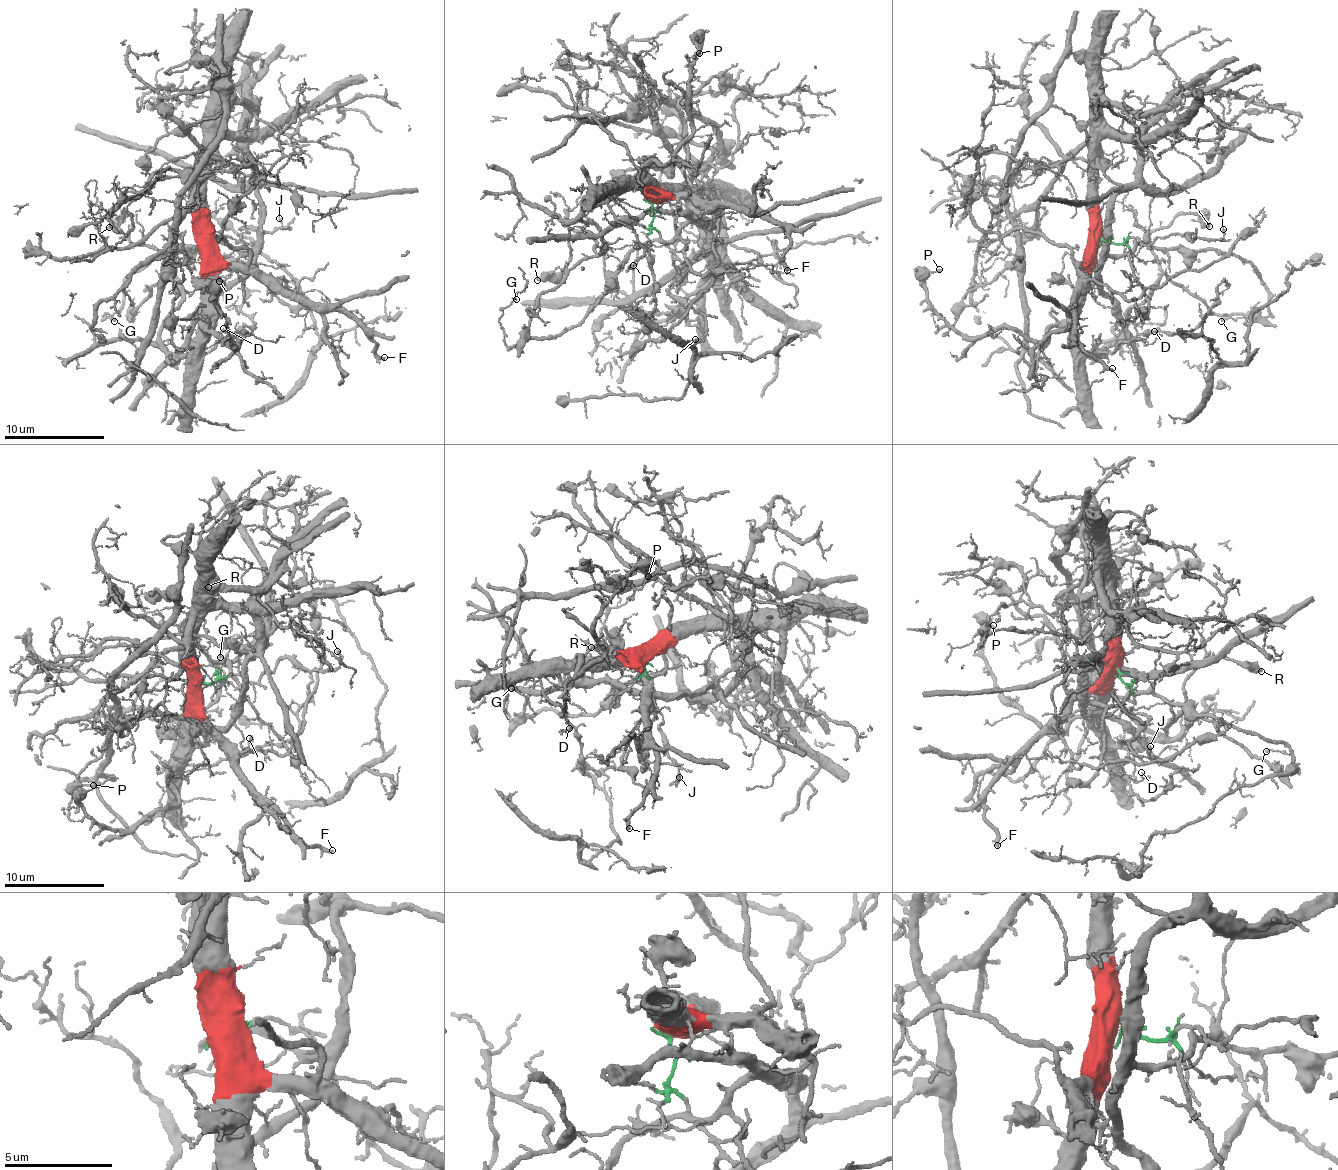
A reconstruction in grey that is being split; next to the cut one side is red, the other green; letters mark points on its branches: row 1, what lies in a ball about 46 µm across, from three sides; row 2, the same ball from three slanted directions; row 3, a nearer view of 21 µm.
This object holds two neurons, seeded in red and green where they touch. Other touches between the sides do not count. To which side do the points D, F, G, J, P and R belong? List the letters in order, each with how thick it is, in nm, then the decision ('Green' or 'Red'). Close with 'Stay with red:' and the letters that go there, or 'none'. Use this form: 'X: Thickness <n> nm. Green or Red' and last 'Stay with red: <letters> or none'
D: Thickness 200 nm. Red
F: Thickness 200 nm. Red
G: Thickness 120 nm. Green
J: Thickness 110 nm. Green
P: Thickness 160 nm. Red
R: Thickness 460 nm. Red
Stay with red: D, F, P, R

